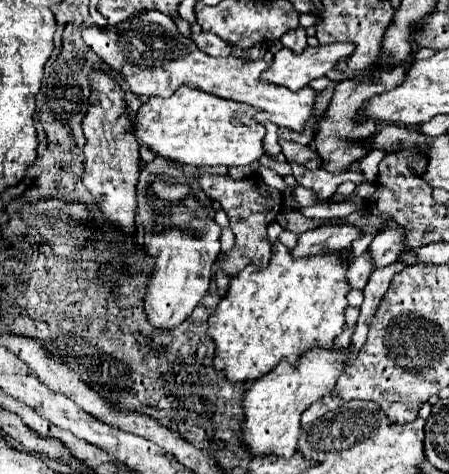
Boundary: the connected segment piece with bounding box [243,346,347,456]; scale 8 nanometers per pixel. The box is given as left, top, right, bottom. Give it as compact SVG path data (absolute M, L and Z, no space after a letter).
M311 348L297 358L297 364L291 366L287 360L281 360L269 374L253 380L249 390L245 392L245 444L253 456L275 452L277 456L291 456L297 450L301 438L301 414L325 394L329 394L339 374L343 372L347 362L345 348L331 350L331 348Z

